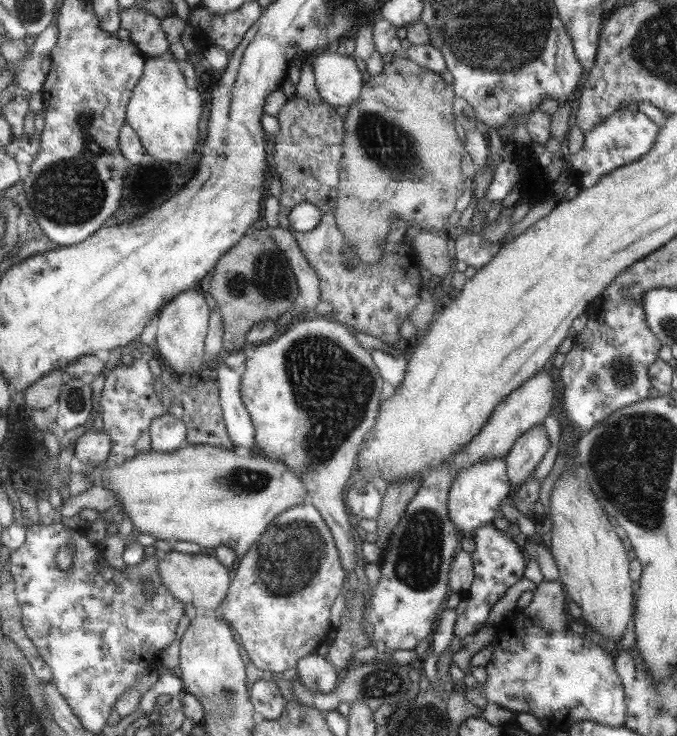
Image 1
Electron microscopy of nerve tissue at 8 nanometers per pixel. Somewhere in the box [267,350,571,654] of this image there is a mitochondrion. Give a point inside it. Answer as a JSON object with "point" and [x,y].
{"point":[417,558]}

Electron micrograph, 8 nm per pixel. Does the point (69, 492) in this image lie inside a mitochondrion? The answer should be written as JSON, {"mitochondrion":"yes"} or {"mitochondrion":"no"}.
{"mitochondrion":"no"}

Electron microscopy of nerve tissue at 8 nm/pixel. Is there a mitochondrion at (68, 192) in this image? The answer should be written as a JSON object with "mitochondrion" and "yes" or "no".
{"mitochondrion":"yes"}

